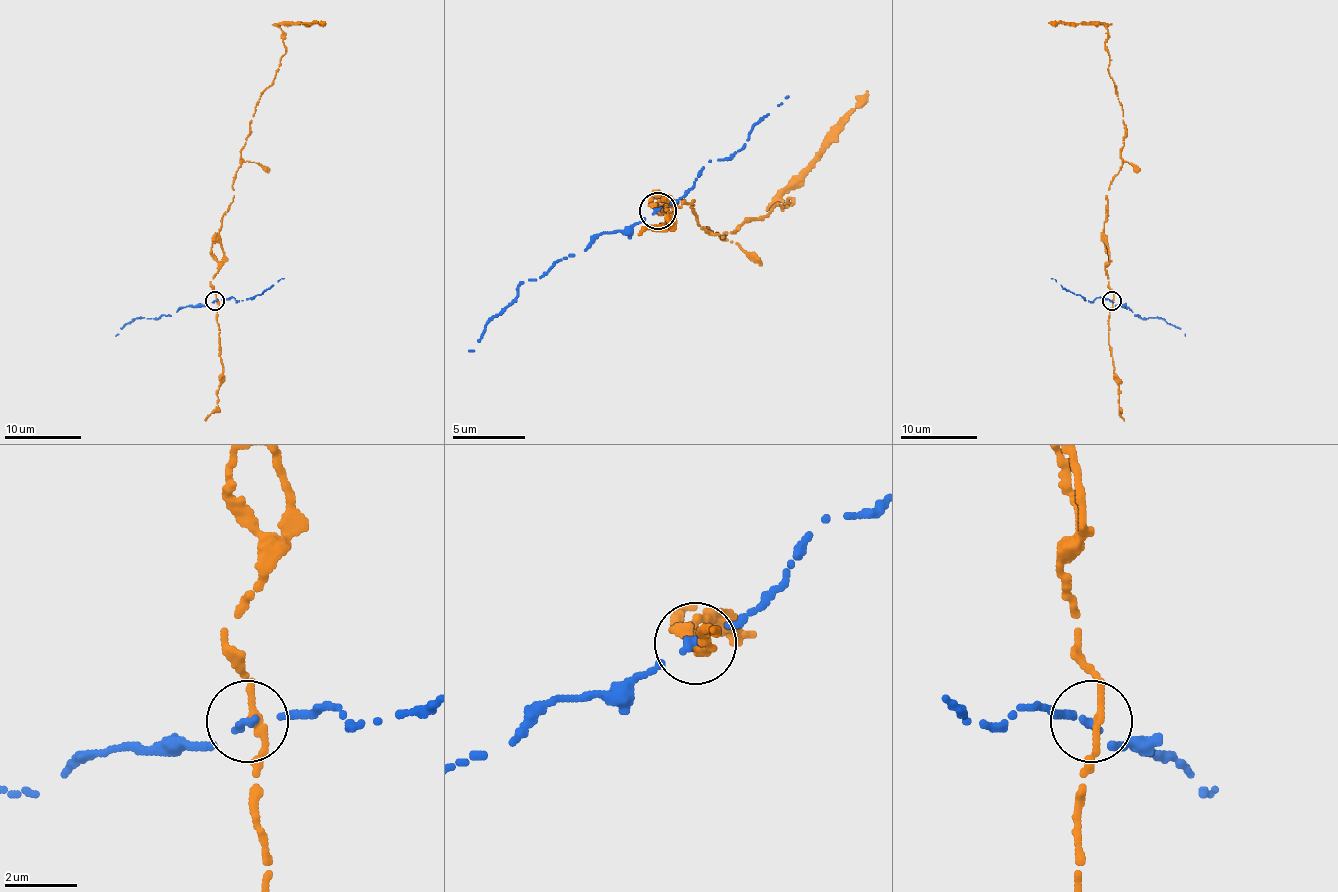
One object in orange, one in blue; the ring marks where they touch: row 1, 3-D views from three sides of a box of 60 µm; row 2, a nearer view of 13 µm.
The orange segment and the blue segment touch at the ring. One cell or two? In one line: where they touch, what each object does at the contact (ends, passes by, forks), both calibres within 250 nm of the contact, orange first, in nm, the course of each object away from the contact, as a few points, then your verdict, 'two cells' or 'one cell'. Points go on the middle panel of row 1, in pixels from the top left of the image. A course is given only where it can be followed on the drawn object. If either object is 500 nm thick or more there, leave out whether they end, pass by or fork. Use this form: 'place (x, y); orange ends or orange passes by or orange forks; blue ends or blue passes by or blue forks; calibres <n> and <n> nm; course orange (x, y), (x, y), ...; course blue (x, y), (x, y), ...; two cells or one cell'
place (658, 211); orange passes by; blue passes by; calibres 180 and 150 nm; course orange (659, 213), (648, 206), (673, 206), (666, 195), (695, 202), (724, 235), (793, 202), (782, 191), (866, 90); course blue (659, 210), (622, 231), (597, 239), (528, 279), (469, 351); two cells

